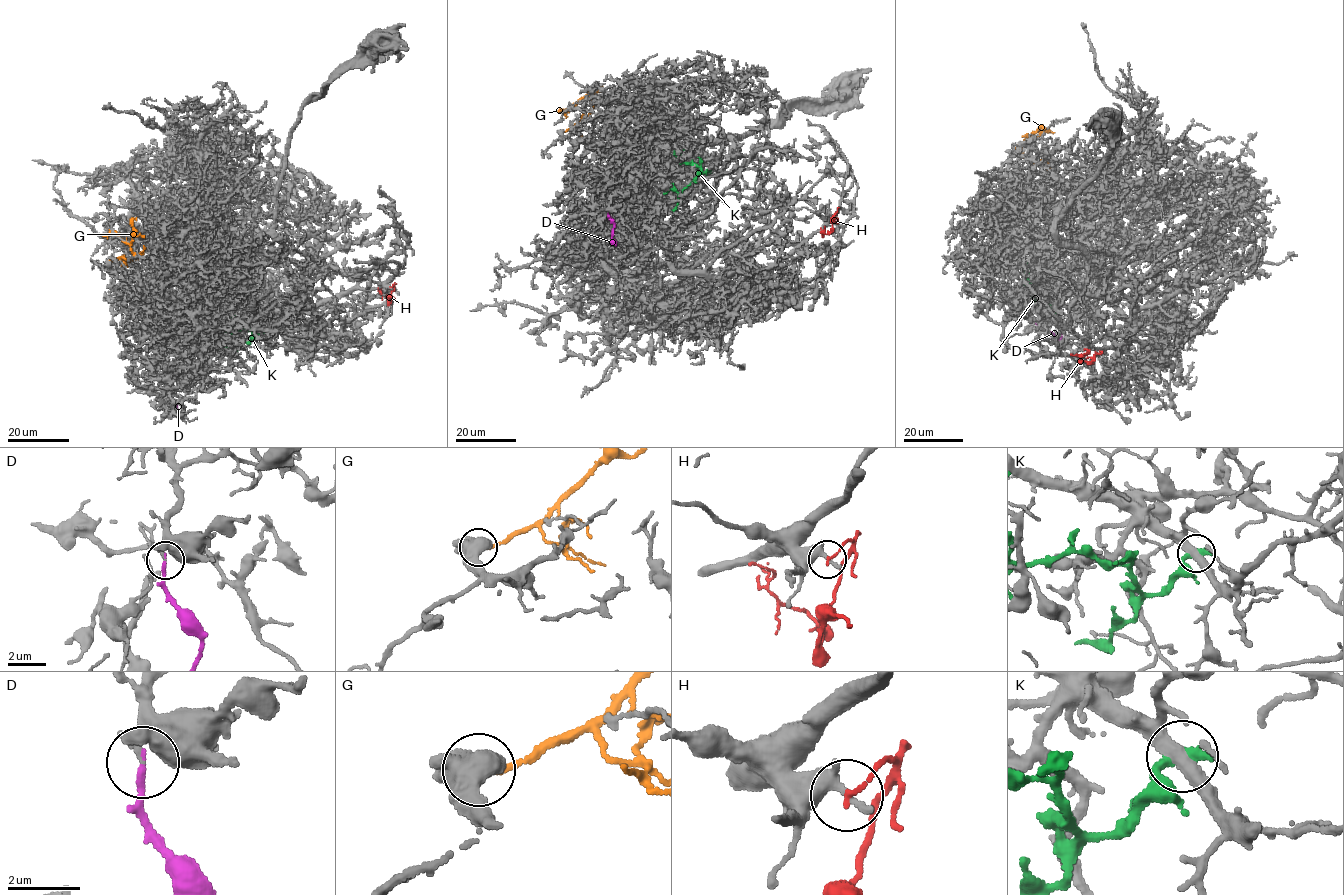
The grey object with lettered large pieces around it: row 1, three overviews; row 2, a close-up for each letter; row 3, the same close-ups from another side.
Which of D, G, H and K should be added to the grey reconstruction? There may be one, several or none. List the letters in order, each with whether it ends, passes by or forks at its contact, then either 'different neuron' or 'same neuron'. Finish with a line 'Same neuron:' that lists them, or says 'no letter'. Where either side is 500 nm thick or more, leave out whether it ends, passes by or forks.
D: it ends there; same neuron
G: it ends there; different neuron
H: it ends there; different neuron
K: it ends there; different neuron
Same neuron: D

